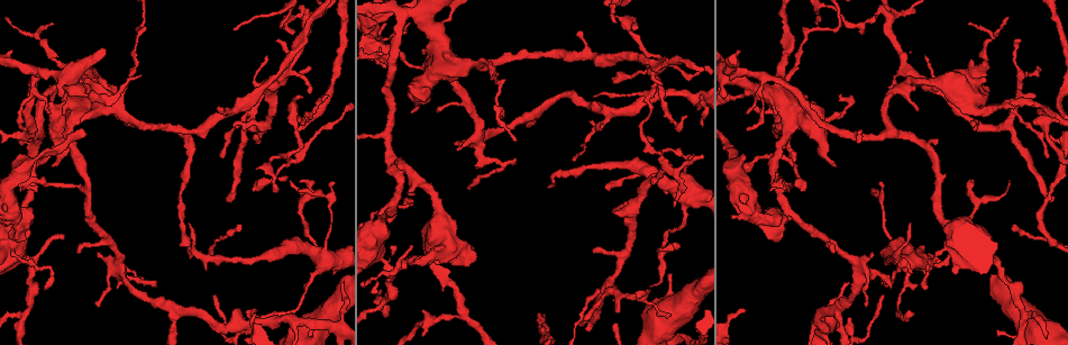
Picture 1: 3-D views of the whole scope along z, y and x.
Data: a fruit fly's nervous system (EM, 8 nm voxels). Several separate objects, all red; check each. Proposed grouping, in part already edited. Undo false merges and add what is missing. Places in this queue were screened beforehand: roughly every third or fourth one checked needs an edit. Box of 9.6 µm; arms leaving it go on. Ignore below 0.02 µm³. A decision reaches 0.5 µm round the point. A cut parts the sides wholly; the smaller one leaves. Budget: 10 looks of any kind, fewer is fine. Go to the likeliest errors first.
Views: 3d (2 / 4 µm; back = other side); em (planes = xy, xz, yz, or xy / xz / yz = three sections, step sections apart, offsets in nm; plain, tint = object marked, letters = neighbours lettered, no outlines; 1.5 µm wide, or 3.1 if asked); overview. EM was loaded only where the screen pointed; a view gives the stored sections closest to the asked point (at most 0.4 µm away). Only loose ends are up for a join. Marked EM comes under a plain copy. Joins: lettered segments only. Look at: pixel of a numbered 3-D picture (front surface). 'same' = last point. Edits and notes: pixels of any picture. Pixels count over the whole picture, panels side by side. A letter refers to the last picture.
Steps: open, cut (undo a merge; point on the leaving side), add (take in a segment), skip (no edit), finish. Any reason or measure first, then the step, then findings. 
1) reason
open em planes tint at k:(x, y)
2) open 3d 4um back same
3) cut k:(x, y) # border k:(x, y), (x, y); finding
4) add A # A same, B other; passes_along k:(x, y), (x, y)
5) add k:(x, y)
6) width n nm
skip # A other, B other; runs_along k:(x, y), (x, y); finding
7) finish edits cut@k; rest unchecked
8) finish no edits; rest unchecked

thin end
open em planes letters at 1:(606, 186)

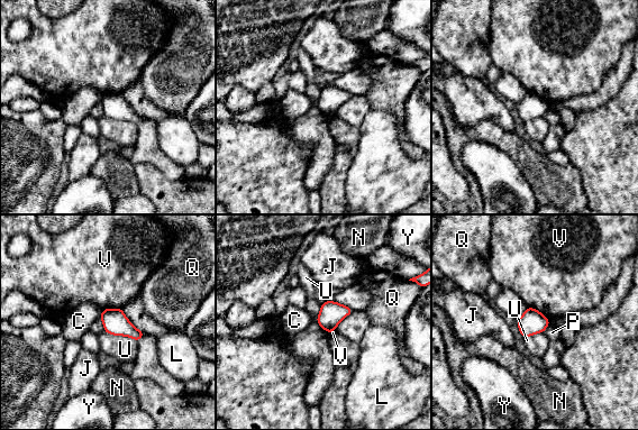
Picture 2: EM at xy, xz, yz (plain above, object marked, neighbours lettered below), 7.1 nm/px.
skip # C other, J other, L other, N other, P other, Q other, U other, V other, Y other; none of them fits

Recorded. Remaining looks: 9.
an open end
open em planes letters at 1:(743, 154)

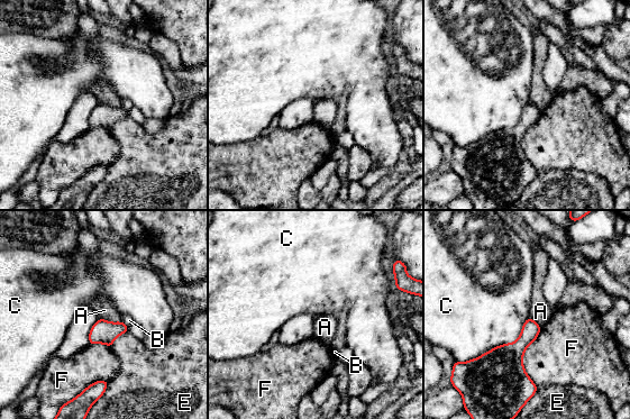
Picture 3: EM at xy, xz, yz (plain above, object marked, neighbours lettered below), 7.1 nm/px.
width 130 nm
skip # A other, B other, C other, E other, F other; border 3:(99, 318), (120, 321); no lettered segment goes on from it

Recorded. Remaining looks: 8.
thin end
open 3d 4um at 1:(1049, 155)

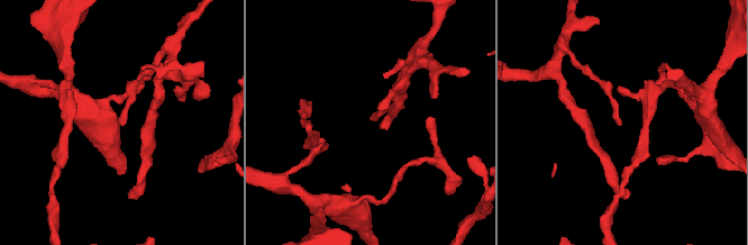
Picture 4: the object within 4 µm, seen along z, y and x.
need the tissue
open em planes letters at 4:(122, 123)

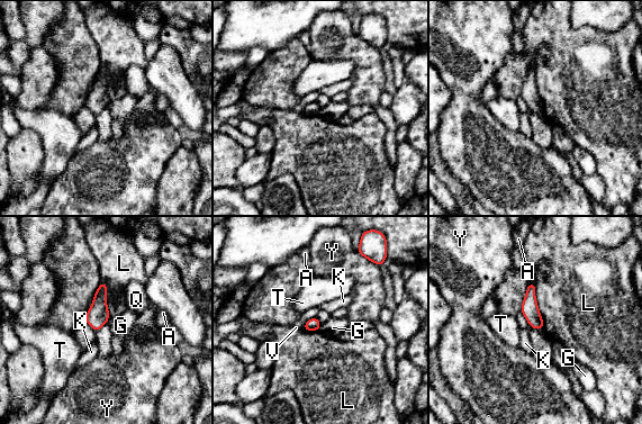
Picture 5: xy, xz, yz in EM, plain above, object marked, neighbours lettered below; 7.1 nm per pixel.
skip # A other, G other, K other, L other, Q other, T other, V other, Y other; border 5:(316, 316), (308, 319), (303, 327); none of them fits

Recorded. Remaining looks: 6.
thin end
open em planes letters at 1:(60, 237)

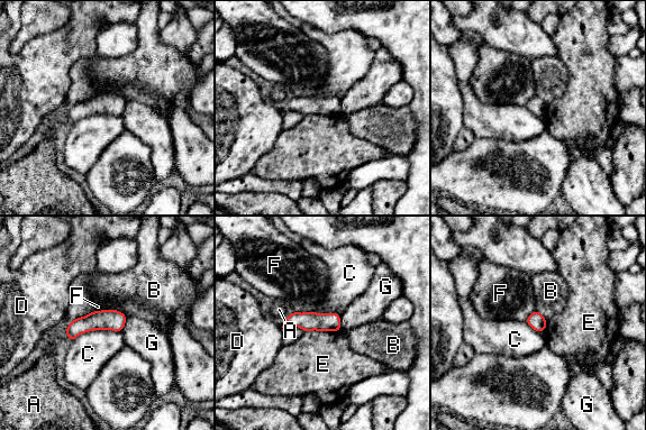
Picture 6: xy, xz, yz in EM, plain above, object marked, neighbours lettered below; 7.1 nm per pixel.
skip # A other, B other, C other, D other, E other, F other, G other; runs_along 6:(123, 318), (99, 319), (69, 332); no lettered segment goes on from it

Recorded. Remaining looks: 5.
finish no edits; rest unchecked

